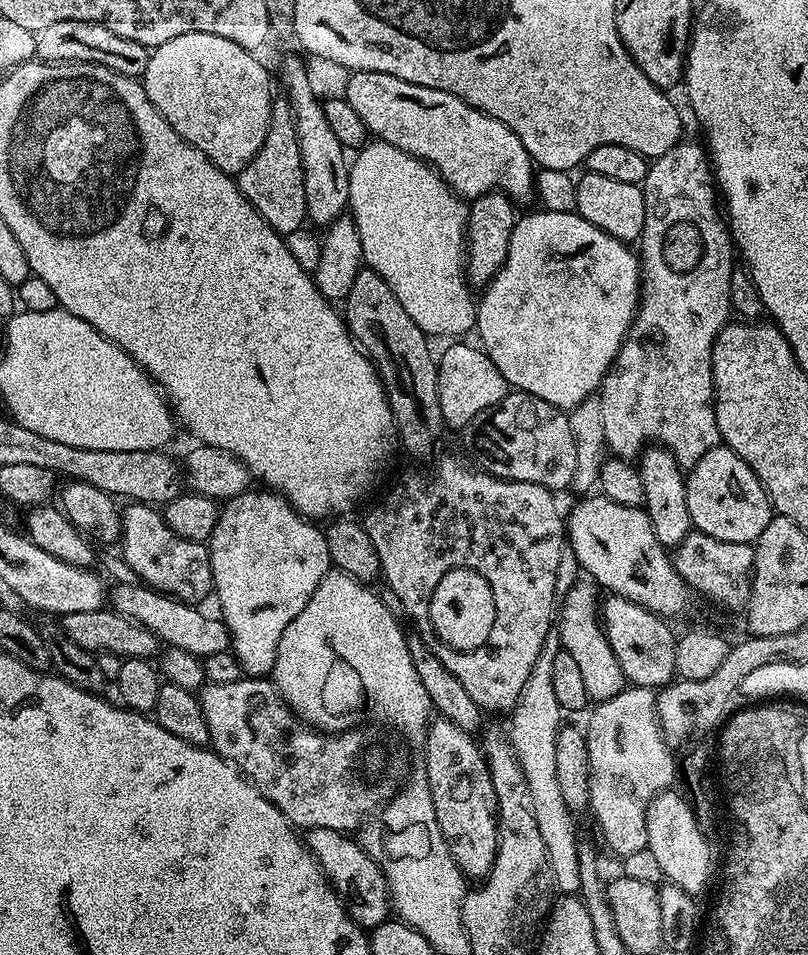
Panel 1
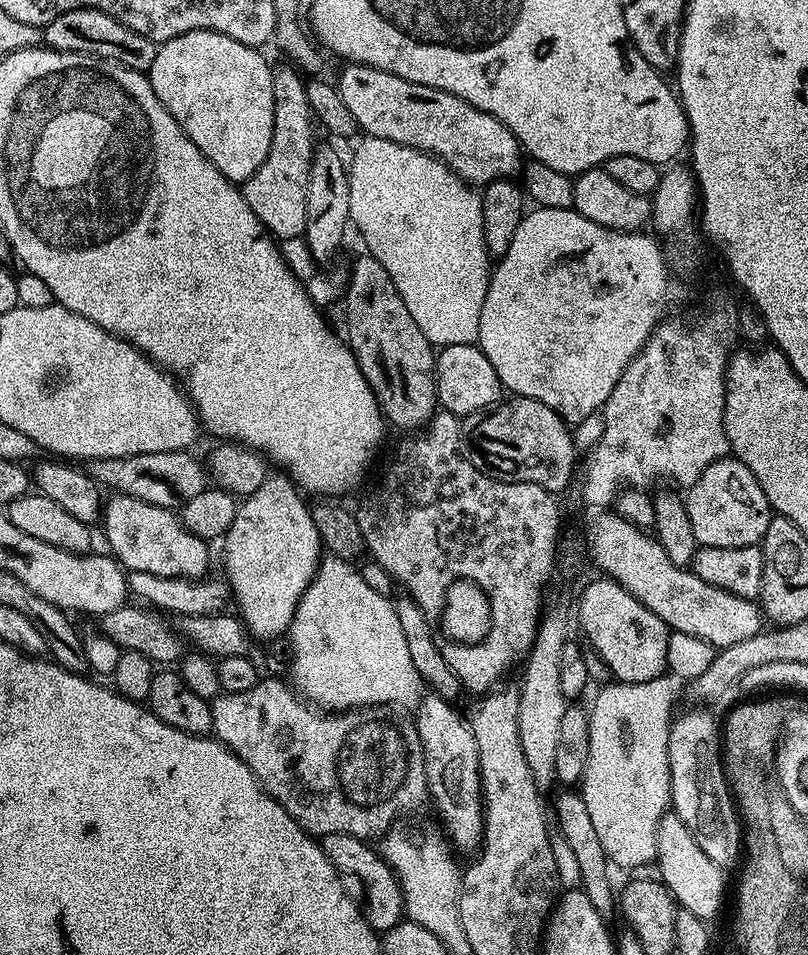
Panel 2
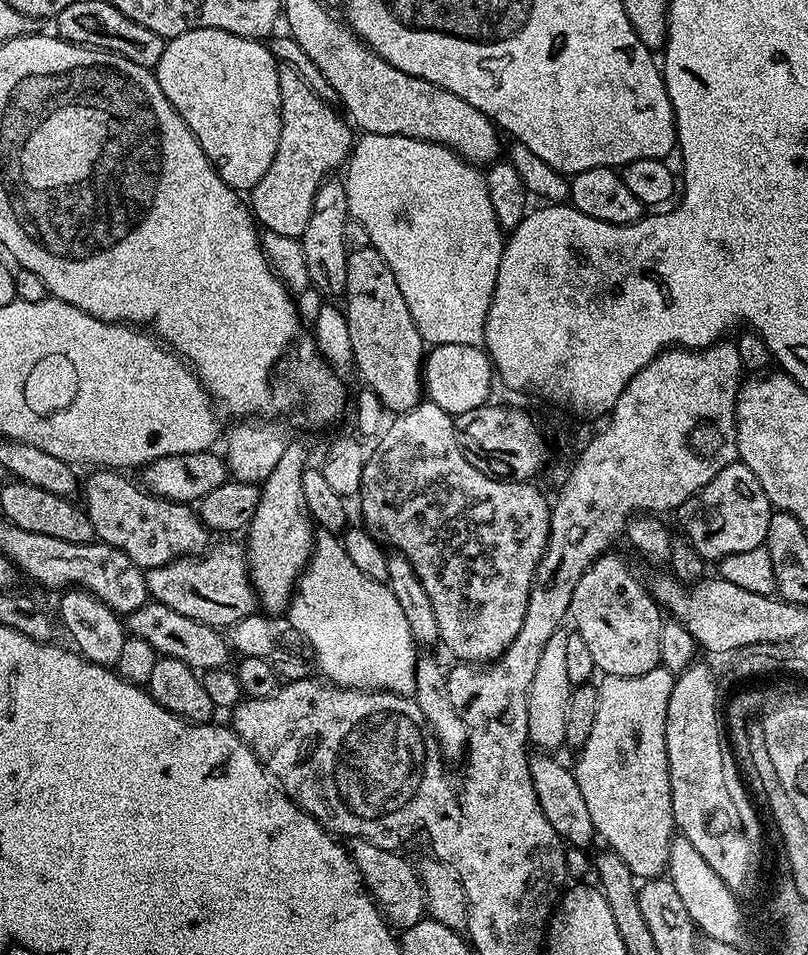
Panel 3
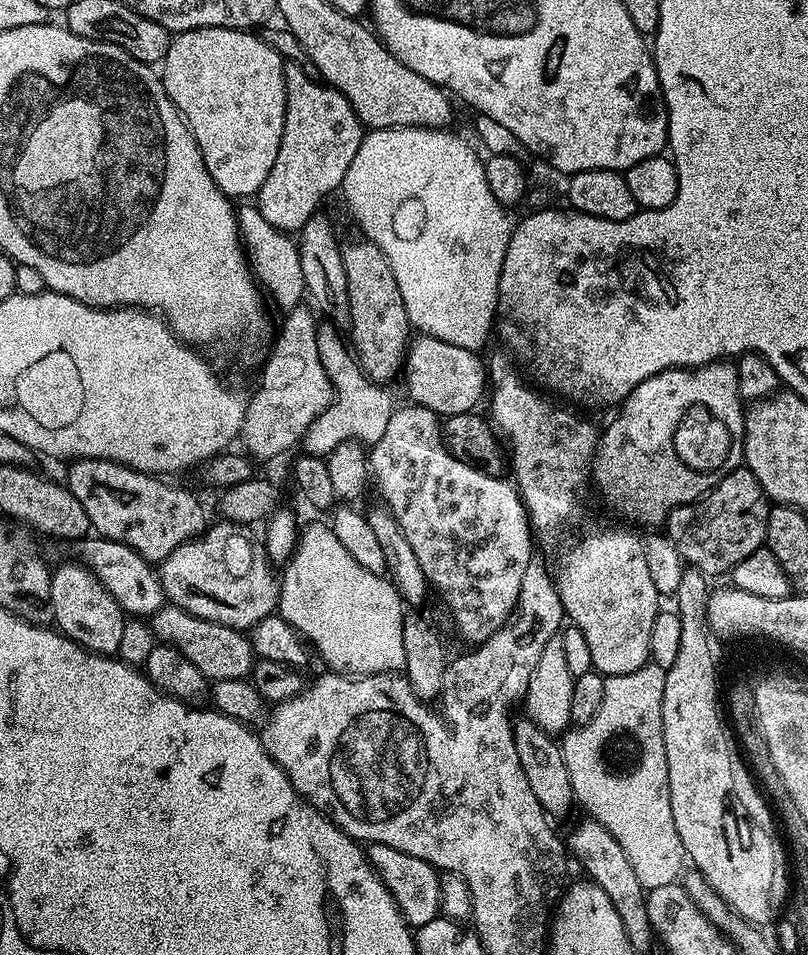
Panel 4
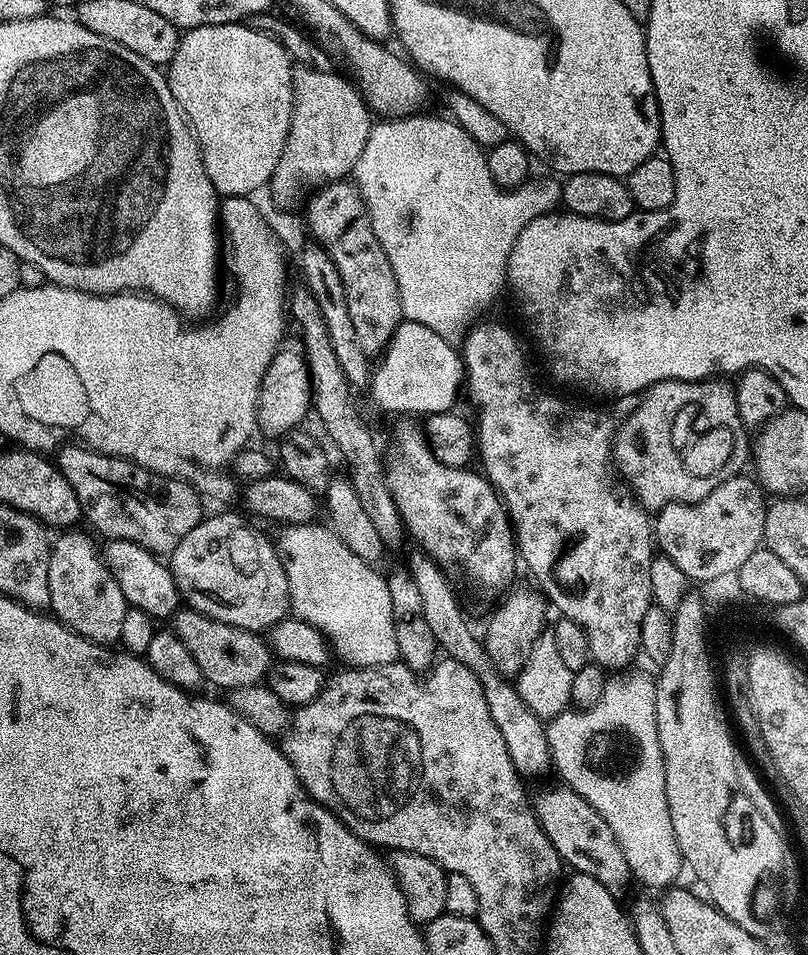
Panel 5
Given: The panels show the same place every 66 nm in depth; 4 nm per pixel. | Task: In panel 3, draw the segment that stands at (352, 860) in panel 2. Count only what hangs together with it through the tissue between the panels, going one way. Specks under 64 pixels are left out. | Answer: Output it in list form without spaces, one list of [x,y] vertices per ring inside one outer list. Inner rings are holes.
[[[351,838],[346,844],[348,855],[356,864],[357,870],[360,872],[360,878],[364,882],[364,887],[368,889],[369,896],[376,902],[376,907],[380,913],[384,915],[385,921],[393,929],[403,930],[414,926],[420,920],[425,919],[426,905],[424,903],[424,887],[420,881],[419,871],[404,856],[399,856],[399,851],[390,848],[379,848],[374,846],[369,840],[362,838]]]

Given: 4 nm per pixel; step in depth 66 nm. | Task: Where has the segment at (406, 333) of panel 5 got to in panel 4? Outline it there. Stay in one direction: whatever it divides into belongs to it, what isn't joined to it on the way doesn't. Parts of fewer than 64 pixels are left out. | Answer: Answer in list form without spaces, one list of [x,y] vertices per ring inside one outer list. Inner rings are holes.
[[[417,335],[409,343],[406,349],[406,359],[402,364],[402,380],[404,376],[404,384],[408,387],[407,399],[413,404],[420,404],[424,408],[429,408],[440,418],[473,411],[477,407],[475,404],[480,400],[480,394],[483,390],[485,393],[486,390],[485,385],[484,388],[482,386],[482,382],[485,383],[486,380],[482,360],[480,364],[480,360],[476,356],[479,355],[473,349],[450,346],[450,342],[442,342],[433,336]]]

